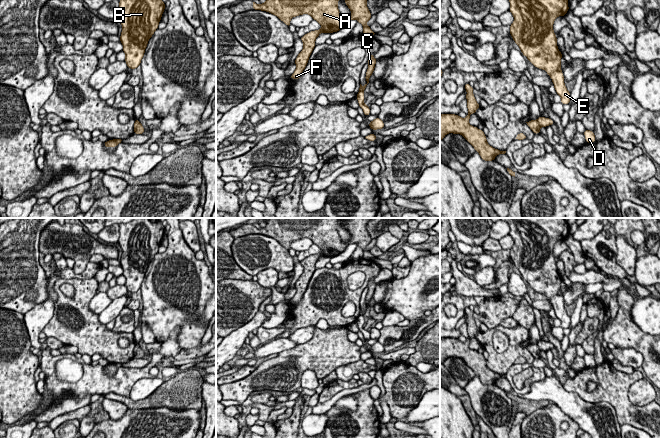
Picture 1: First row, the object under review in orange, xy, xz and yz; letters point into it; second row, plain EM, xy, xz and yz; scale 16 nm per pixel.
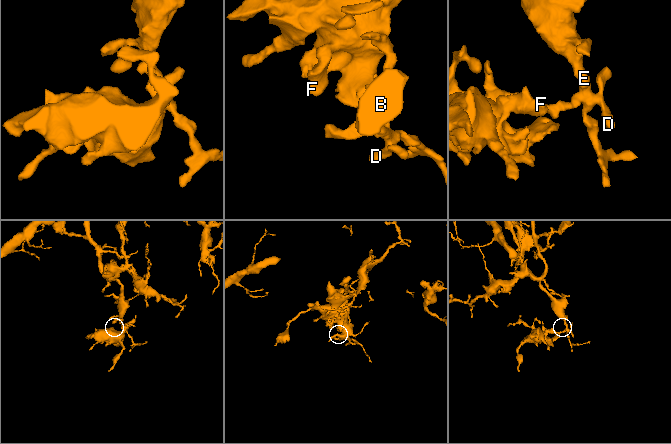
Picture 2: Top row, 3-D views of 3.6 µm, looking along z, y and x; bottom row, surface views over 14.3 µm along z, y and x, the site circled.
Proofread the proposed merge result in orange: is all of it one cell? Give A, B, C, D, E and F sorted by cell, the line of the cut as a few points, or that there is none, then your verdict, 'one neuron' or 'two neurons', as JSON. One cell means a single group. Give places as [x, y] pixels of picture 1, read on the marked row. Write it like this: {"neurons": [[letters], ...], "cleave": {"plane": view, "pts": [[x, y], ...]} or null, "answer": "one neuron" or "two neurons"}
{"neurons": [["A", "C", "F"], ["B", "D", "E"]], "cleave": {"plane": "yz", "pts": [[536, 120], [541, 126]]}, "answer": "two neurons"}

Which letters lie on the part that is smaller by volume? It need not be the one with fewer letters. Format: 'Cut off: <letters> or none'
Cut off: A, C, F

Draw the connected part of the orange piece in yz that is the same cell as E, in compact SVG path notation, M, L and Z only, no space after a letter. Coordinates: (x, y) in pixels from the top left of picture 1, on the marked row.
M509 0L509 11L514 16L510 25L510 35L519 46L522 54L527 57L534 67L545 70L552 79L556 93L561 97L563 105L570 103L570 92L564 83L561 70L562 53L557 46L557 37L553 24L558 16L564 16L569 10L568 0Z

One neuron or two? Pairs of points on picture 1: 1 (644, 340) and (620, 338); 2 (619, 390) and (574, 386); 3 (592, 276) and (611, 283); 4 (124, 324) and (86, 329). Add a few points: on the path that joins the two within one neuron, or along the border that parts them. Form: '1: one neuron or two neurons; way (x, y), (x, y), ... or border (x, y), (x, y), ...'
1: one neuron; way (638, 340), (636, 338), (626, 338)
2: one neuron; way (608, 390), (598, 395), (585, 394)
3: one neuron; way (597, 277), (606, 282)
4: two neurons; border (112, 330), (132, 333)

